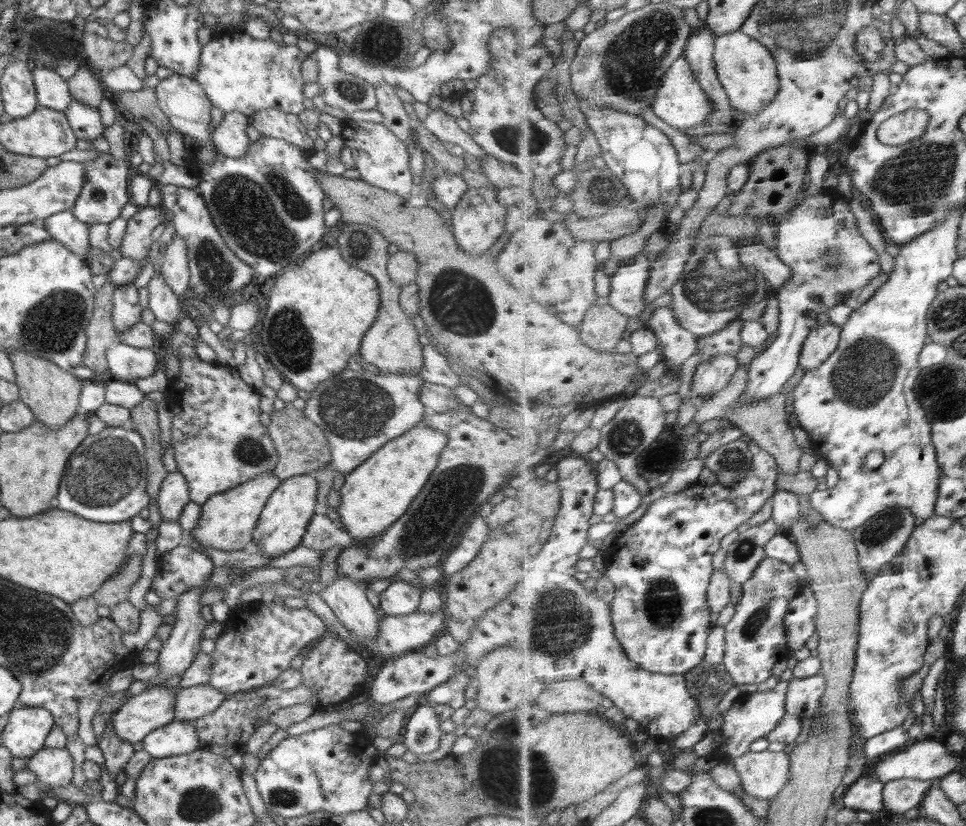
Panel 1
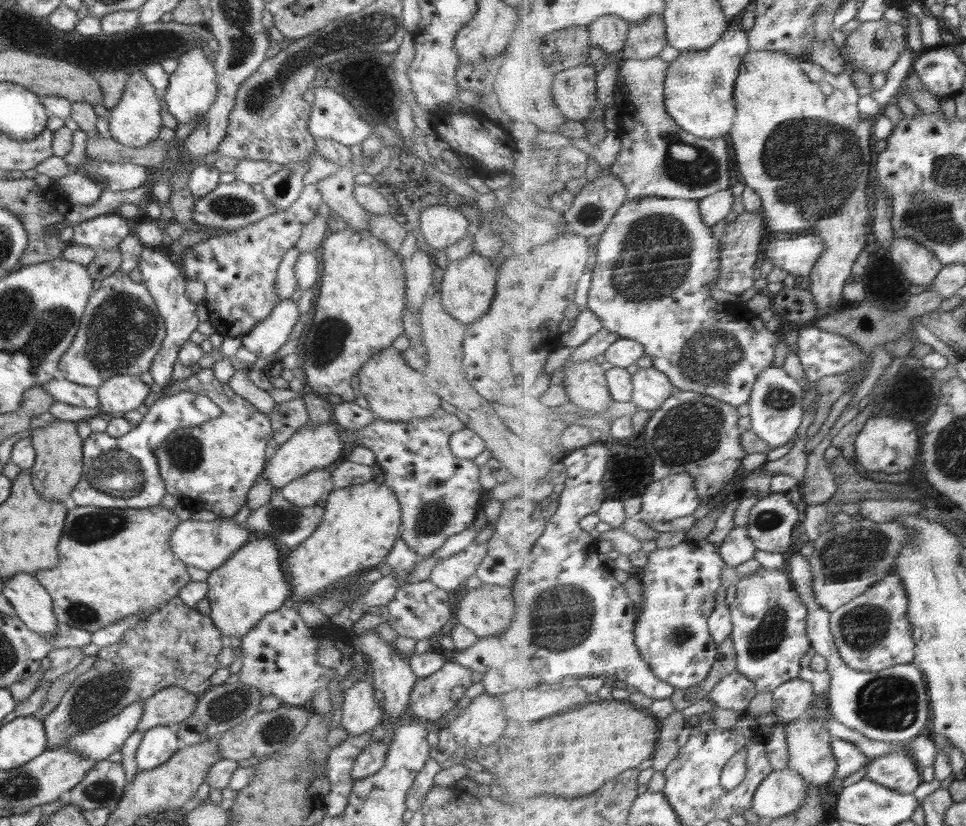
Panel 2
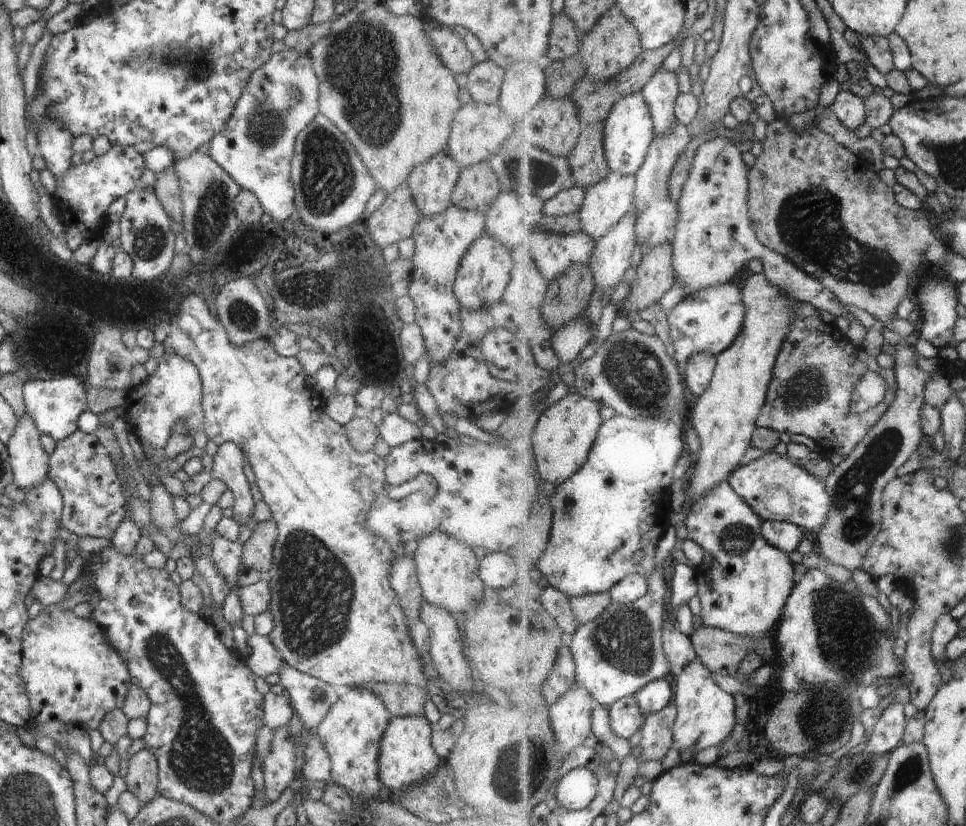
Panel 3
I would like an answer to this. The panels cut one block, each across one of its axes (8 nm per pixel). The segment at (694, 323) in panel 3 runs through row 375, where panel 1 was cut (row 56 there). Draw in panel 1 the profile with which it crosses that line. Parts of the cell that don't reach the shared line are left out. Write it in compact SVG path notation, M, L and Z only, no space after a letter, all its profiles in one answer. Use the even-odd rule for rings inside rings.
M685 56L678 58L670 66L670 70L666 72L653 108L658 117L678 129L687 129L692 128L692 126L697 127L706 124L706 122L710 122L712 114L716 112L712 97L698 82L696 73Z

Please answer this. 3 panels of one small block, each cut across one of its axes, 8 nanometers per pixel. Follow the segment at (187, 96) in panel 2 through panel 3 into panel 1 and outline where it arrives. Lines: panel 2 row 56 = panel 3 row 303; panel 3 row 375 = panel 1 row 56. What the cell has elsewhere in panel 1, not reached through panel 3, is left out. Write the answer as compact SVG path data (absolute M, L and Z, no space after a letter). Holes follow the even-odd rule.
M246 32L232 36L212 36L208 44L201 46L198 69L194 82L202 86L212 107L224 112L241 112L250 116L262 109L275 108L299 115L305 110L304 88L300 68L307 54L298 46L274 43L270 39L257 40Z

